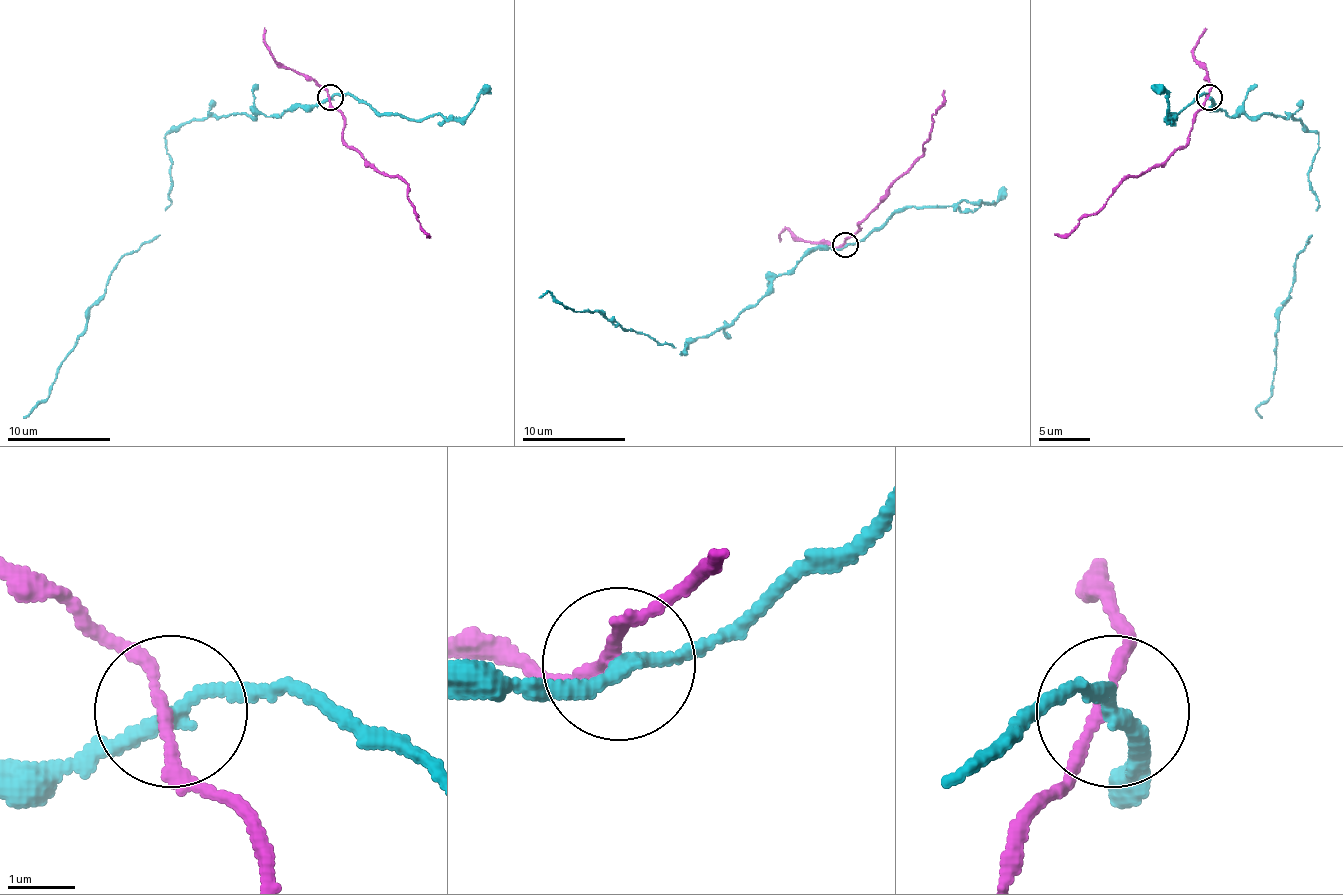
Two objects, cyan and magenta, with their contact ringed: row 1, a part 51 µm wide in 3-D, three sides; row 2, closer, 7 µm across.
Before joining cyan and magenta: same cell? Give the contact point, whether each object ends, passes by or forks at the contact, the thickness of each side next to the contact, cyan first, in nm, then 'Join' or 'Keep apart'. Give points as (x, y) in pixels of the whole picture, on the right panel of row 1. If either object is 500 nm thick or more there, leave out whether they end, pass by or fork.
Place: (1209, 97). At the ring cyan passes by. At the ring magenta passes by. Thickness 200 nm (cyan) against 160 nm. Keep apart

